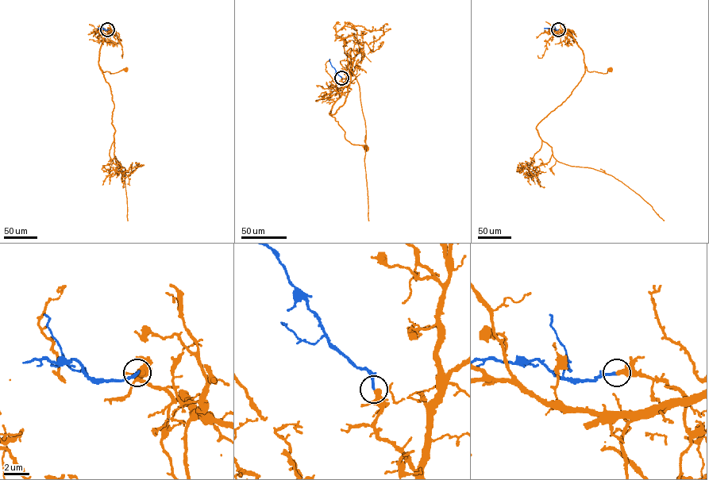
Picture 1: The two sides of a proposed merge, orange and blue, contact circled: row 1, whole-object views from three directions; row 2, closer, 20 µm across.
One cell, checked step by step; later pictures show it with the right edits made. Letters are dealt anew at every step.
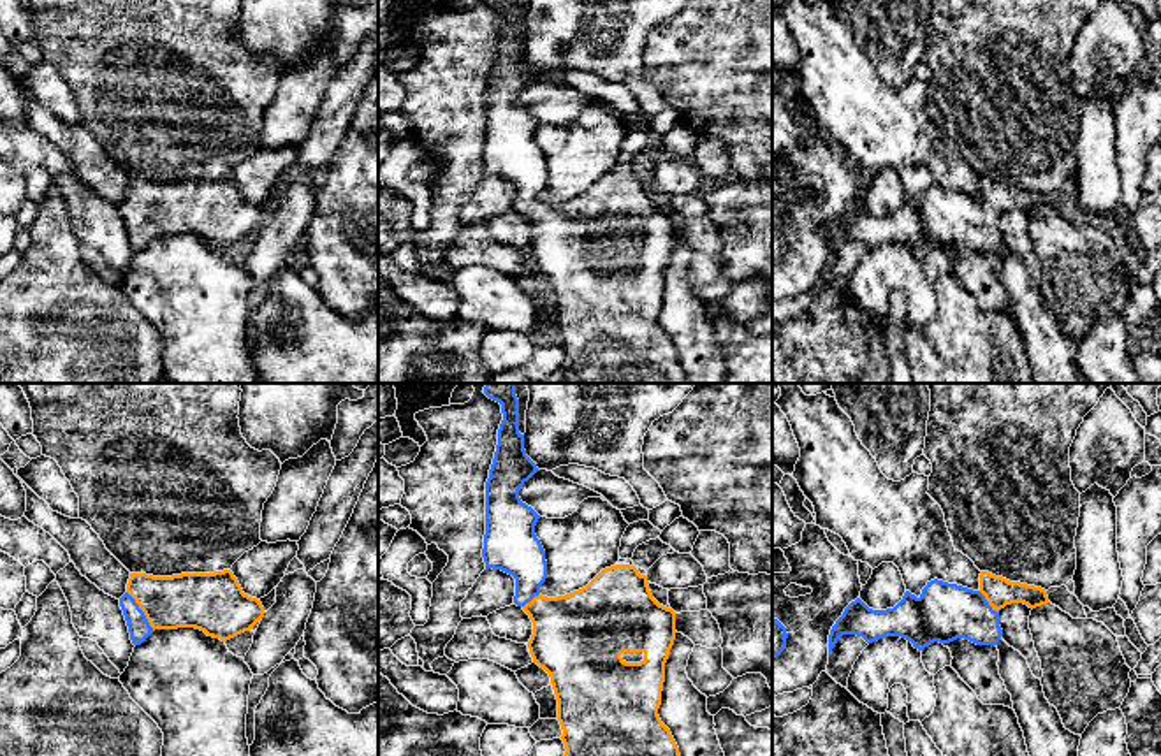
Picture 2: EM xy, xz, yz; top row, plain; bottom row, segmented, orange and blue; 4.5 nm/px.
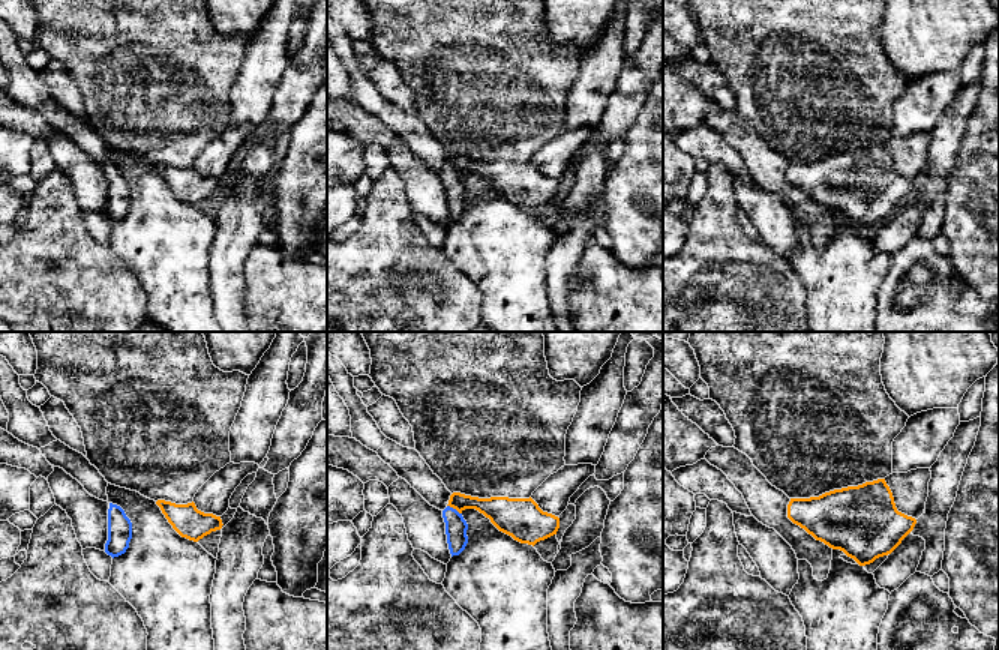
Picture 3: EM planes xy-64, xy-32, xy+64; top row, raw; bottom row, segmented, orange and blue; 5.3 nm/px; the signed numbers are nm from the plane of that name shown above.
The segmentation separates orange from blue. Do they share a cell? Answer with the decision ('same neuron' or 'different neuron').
same neuron

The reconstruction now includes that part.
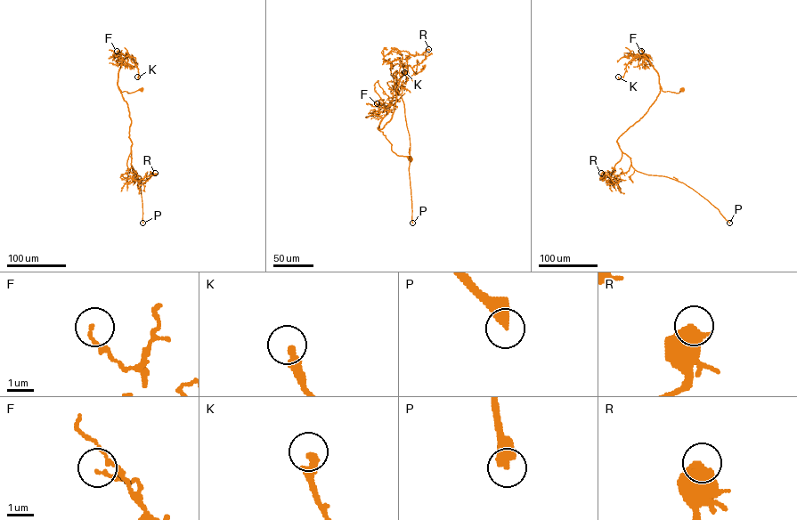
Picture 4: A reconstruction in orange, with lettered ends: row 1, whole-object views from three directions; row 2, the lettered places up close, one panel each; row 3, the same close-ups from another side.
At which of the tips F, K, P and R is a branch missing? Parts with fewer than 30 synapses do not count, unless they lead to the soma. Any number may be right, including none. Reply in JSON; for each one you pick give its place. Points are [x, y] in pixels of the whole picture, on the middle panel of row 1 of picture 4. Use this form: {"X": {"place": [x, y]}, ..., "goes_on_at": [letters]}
{"P": {"place": [412, 223]}, "goes_on_at": ["P"]}

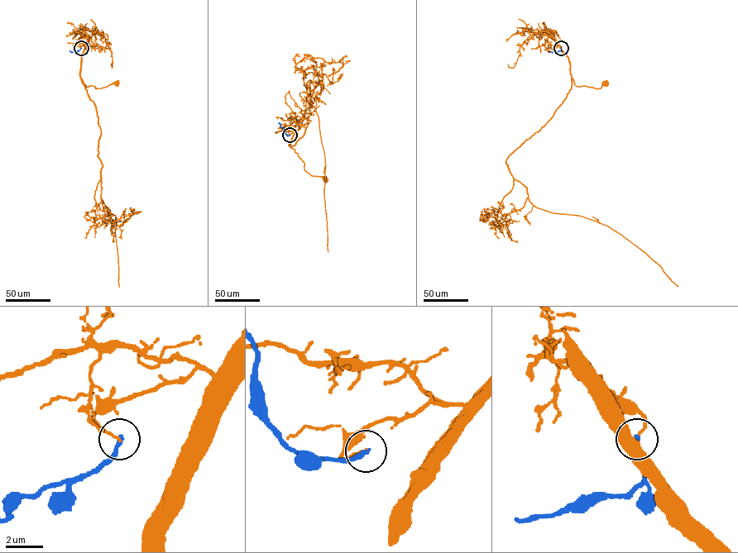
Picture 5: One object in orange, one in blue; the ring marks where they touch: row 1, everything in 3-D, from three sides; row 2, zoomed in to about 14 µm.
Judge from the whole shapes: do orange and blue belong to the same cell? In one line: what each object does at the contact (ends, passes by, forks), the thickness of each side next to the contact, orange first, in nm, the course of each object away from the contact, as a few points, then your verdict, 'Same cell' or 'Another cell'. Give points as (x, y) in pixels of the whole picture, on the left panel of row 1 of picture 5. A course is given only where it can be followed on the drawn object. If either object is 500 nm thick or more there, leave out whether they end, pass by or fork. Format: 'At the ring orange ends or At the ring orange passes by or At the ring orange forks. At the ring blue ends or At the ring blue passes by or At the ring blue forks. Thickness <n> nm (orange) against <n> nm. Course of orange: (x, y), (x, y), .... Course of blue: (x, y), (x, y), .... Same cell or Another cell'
At the ring orange ends. At the ring blue ends. Thickness 130 nm (orange) against 240 nm. Course of orange: (81, 48), (85, 45), (79, 74), (86, 86), (100, 88), (117, 83). Course of blue: (81, 48), (75, 52), (69, 50). Another cell

